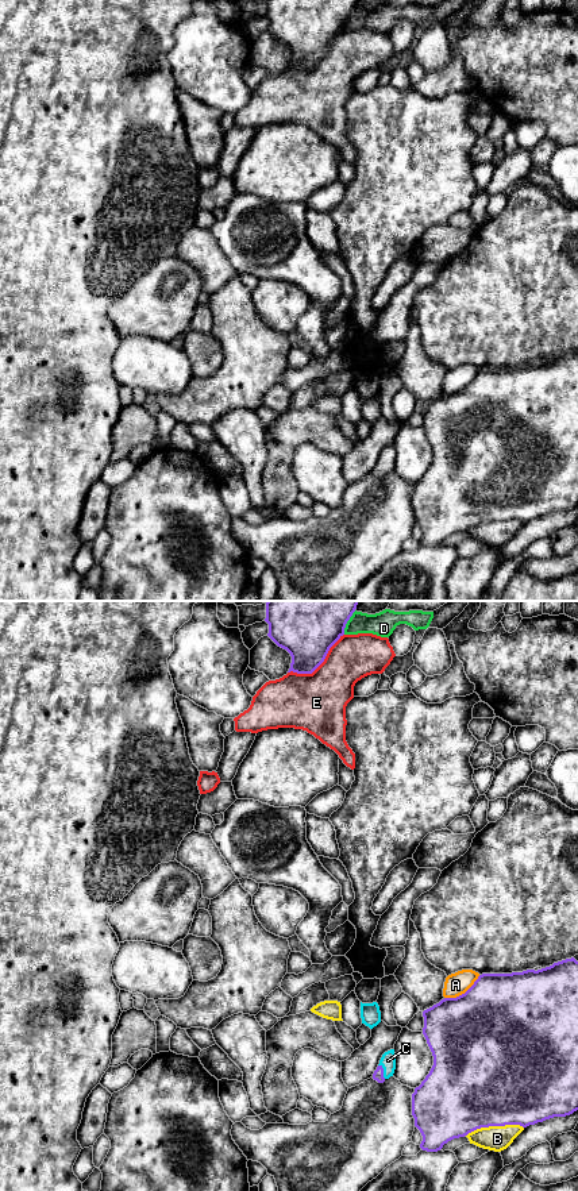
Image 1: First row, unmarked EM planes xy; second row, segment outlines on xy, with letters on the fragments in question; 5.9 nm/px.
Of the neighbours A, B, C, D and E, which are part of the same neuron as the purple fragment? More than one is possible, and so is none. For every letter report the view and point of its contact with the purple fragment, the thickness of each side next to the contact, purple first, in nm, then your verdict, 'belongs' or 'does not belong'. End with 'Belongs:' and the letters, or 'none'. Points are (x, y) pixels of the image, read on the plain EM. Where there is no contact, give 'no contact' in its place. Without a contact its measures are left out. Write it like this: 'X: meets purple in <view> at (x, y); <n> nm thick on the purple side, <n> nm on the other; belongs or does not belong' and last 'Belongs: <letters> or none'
A: meets purple in xy at (462, 389); 500 nm thick on the purple side, 140 nm on the other; does not belong
B: meets purple in xy at (494, 520); 500 nm thick on the purple side, 150 nm on the other; does not belong
C: meets purple in xy at (382, 466); 60 nm thick on the purple side, 90 nm on the other; does not belong
D: meets purple in xy at (346, 18); 320 nm thick on the purple side, 150 nm on the other; does not belong
E: meets purple in xy at (319, 60); 320 nm thick on the purple side, 360 nm on the other; does not belong
Belongs: none

